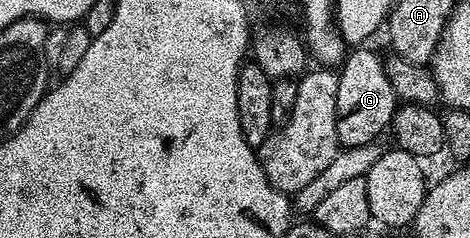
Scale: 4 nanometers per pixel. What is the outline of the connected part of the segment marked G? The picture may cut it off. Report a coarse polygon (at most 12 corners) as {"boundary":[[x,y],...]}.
{"boundary":[[351,49],[337,71],[343,147],[374,142],[400,105],[383,59]]}

